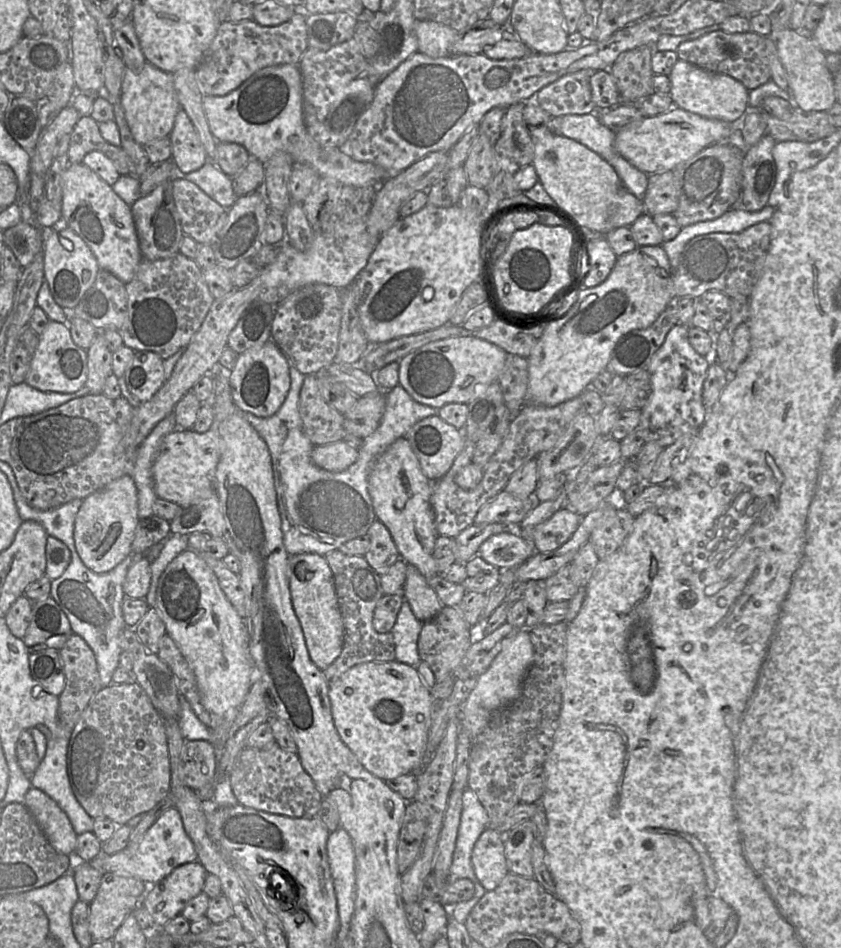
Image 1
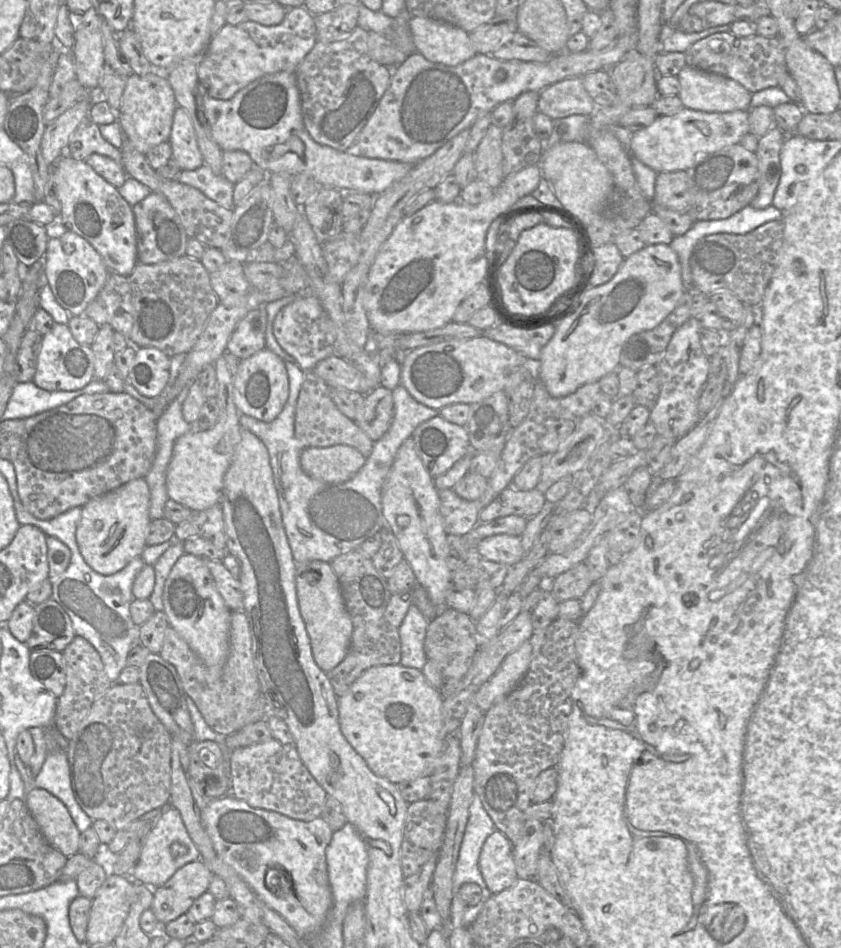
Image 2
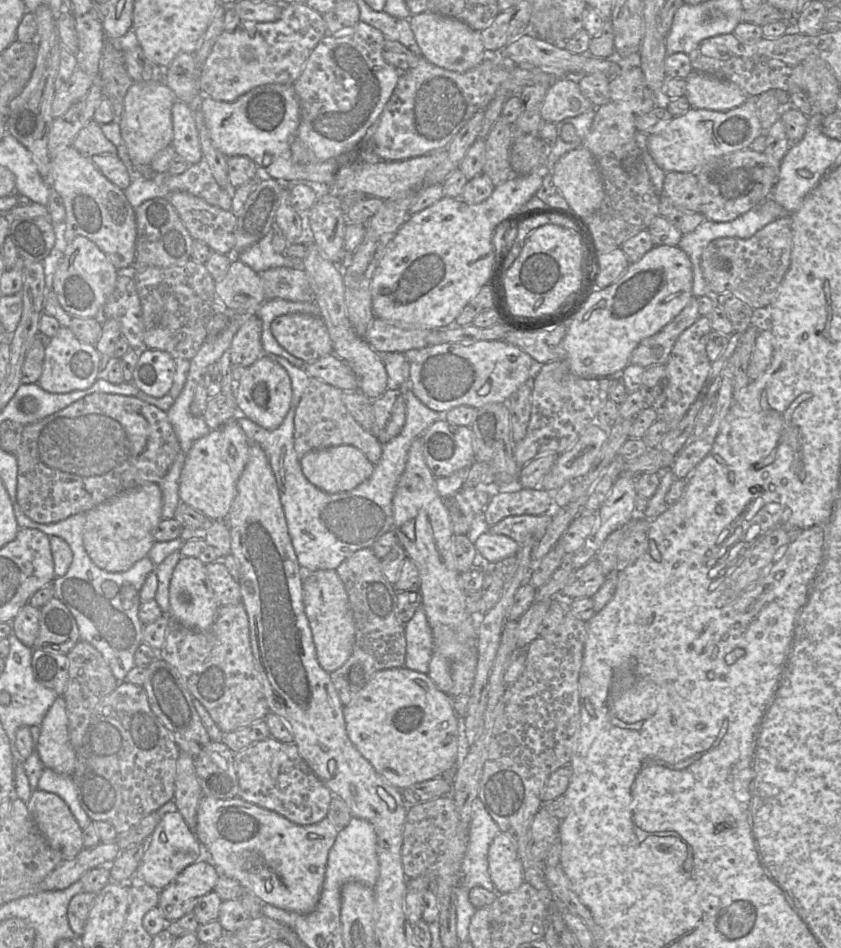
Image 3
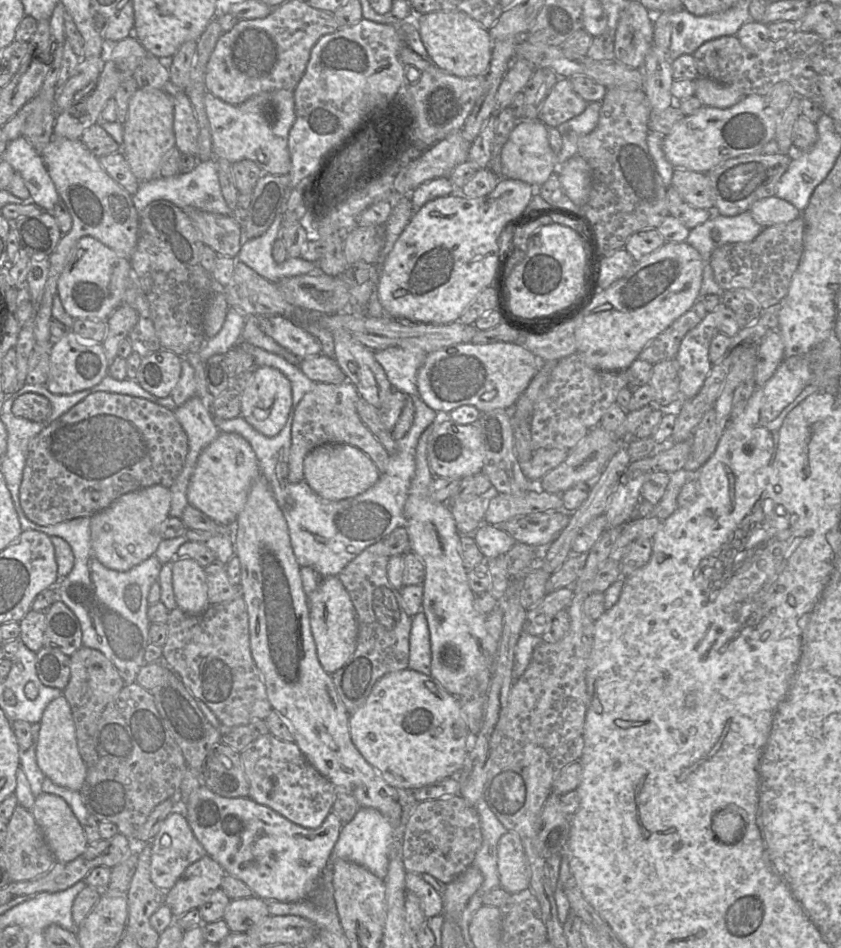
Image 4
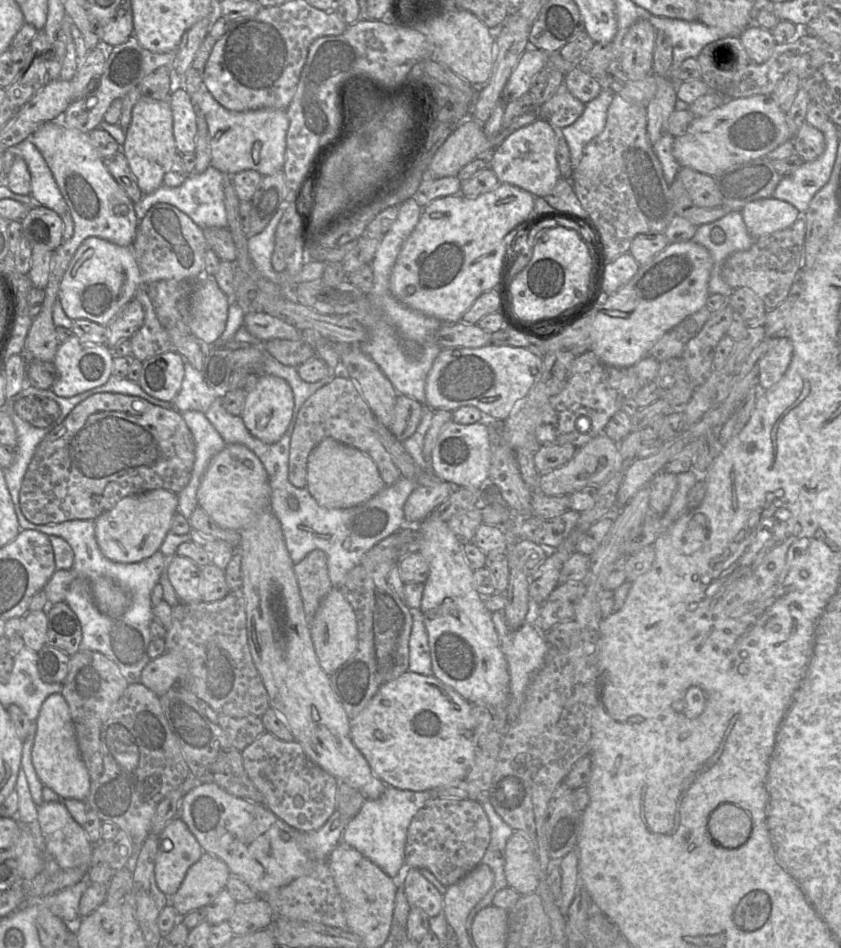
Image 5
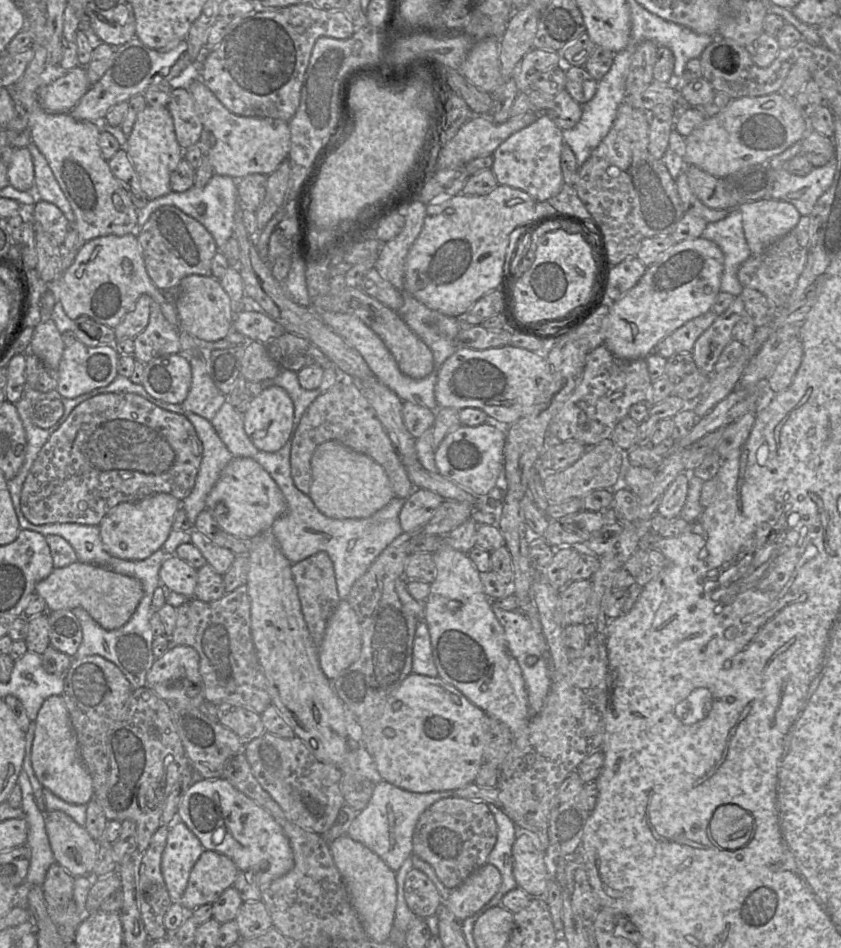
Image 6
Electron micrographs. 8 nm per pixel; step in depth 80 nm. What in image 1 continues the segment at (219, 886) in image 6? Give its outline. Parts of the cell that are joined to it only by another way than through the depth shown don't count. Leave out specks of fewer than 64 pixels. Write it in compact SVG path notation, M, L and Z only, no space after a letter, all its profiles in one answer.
M197 860L175 868L160 882L149 885L140 904L151 915L155 928L181 914L187 903L203 891L207 871Z

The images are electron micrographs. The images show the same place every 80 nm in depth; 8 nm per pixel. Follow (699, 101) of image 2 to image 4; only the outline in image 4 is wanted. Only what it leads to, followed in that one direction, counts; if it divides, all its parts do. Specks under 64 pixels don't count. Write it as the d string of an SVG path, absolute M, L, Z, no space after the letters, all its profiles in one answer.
M699 76L694 81L694 96L705 107L725 109L734 106L745 97L739 89L718 83L709 78Z

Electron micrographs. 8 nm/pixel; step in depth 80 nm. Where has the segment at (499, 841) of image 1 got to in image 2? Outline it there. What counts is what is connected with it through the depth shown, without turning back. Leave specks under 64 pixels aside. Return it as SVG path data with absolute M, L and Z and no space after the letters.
M496 830L484 842L479 869L492 894L511 887L518 879L512 843L501 831Z

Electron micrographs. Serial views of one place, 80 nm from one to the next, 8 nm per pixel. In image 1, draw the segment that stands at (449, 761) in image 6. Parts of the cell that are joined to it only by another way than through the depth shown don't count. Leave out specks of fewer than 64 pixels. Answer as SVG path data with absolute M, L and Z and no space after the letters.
M397 660L388 662L366 662L351 667L336 681L329 683L329 699L331 703L332 717L341 740L366 770L384 781L390 781L398 776L409 773L417 774L417 772L424 766L422 765L422 759L426 750L428 732L431 724L432 697L430 694L430 688L426 686L416 667L417 666L411 666Z

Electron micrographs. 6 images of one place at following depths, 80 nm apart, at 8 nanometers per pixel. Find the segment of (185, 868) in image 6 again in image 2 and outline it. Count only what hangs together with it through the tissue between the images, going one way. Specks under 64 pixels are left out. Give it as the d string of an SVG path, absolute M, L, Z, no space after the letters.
M169 806L149 832L140 857L129 872L129 877L150 888L157 888L165 884L178 869L199 858L200 853L186 830L180 812Z

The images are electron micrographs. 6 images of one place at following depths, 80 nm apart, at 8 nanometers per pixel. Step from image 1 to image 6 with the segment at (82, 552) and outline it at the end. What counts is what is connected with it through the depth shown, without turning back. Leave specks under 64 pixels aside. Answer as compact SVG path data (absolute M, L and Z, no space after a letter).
M156 493L138 501L121 502L99 523L104 549L112 556L125 560L143 560L161 549L168 538L181 501L168 493Z

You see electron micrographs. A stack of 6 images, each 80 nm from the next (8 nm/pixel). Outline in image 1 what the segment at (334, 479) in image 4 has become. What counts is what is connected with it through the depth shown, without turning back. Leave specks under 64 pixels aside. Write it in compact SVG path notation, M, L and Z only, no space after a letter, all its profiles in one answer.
M345 441L314 446L311 452L312 462L319 468L330 472L342 472L358 458L358 449Z

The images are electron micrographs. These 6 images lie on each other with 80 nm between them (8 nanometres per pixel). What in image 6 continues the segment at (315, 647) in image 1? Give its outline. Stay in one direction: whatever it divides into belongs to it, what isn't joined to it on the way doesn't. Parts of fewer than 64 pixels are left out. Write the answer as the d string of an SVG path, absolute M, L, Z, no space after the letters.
M340 600L318 647L319 665L324 675L329 680L336 679L359 658L361 648L358 616L347 600Z

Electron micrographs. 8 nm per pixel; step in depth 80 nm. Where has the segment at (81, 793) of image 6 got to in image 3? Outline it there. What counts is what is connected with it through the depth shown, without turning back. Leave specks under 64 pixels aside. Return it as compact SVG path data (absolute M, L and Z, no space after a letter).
M62 696L51 705L40 727L38 754L43 766L72 776L76 753L69 739L66 703Z

